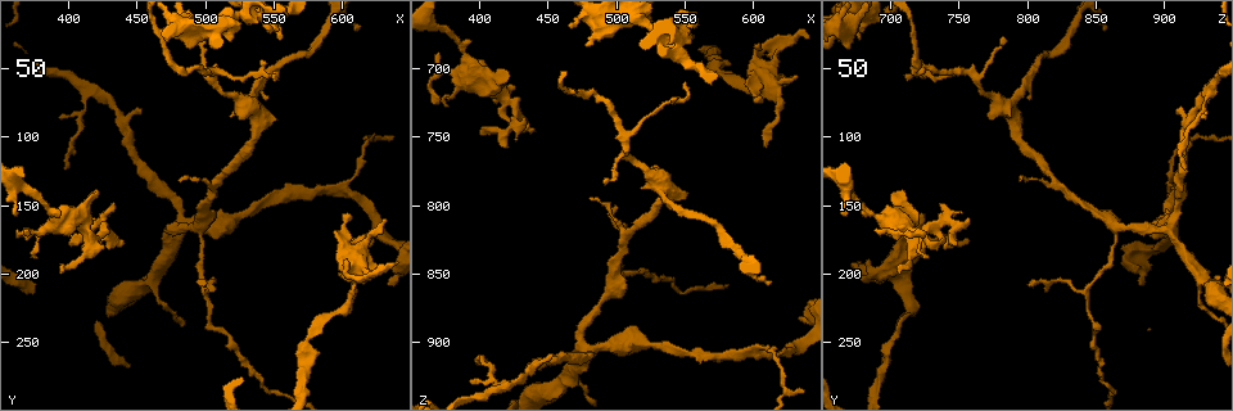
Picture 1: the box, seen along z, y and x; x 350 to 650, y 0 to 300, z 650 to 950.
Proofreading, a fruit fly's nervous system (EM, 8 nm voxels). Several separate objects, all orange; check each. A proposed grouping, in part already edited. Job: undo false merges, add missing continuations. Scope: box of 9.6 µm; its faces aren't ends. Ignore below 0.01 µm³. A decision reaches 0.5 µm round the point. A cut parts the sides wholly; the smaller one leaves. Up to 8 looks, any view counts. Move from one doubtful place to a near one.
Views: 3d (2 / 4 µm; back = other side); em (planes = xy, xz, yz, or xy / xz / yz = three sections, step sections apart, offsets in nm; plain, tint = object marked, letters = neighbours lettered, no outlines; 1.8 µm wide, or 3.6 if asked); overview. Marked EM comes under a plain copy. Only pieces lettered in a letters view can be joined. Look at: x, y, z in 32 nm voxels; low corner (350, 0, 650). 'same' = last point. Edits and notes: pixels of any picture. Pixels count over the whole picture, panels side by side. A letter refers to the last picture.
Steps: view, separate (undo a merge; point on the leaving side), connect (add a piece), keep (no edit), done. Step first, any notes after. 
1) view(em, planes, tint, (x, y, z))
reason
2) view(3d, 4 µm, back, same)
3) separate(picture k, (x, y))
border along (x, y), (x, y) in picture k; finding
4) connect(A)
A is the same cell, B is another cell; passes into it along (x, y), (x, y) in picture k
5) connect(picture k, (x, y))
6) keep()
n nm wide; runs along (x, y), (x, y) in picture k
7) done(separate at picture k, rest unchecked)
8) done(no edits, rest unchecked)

view(em, 3.6 µm, planes, tint, (398, 160, 708))
four-way junction

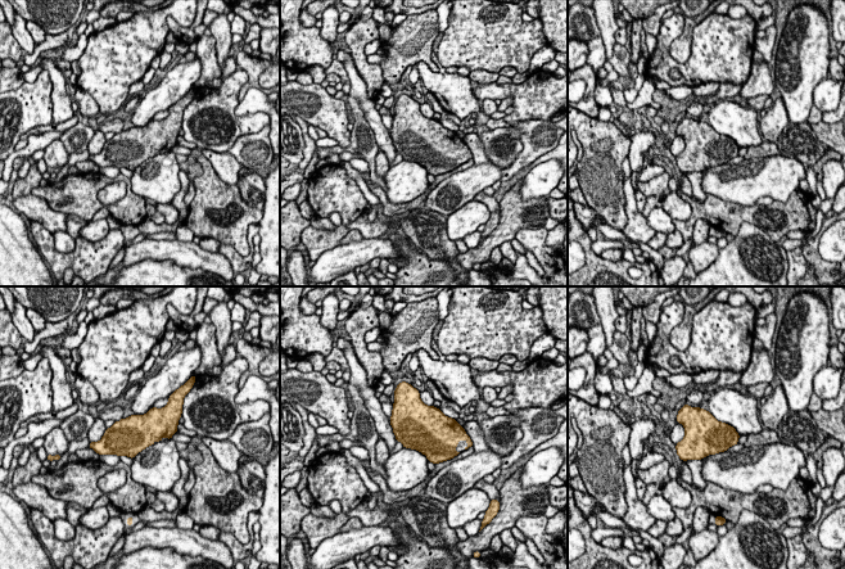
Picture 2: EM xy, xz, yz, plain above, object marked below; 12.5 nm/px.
view(em, 3.6 µm, planes, letters, same)

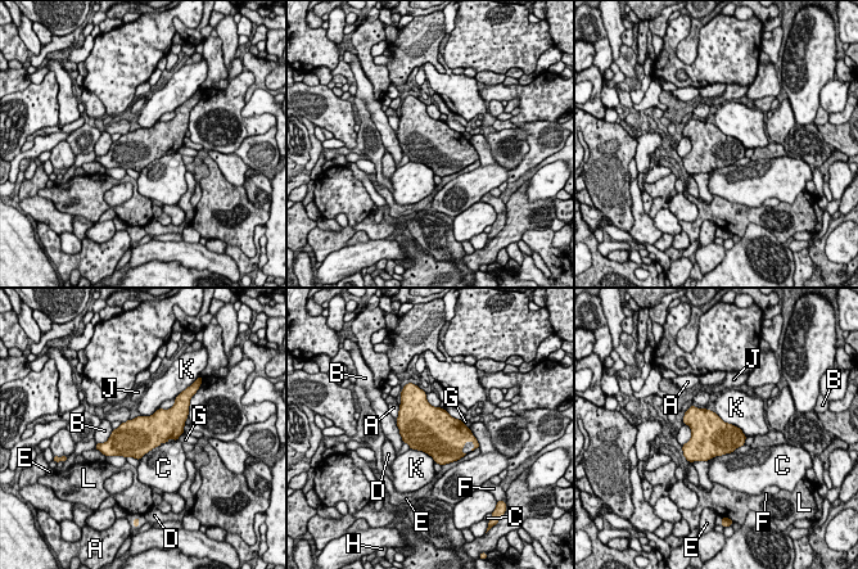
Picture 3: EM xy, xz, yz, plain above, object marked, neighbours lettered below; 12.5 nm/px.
keep()
A, B, C, D, E, F, G, H, J, K and L are other cells; border along (714, 412), (746, 436) in picture 3; continuous, no second neuron

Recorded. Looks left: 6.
view(em, xz, step 8, tint, (616, 174, 736))
sharp bend

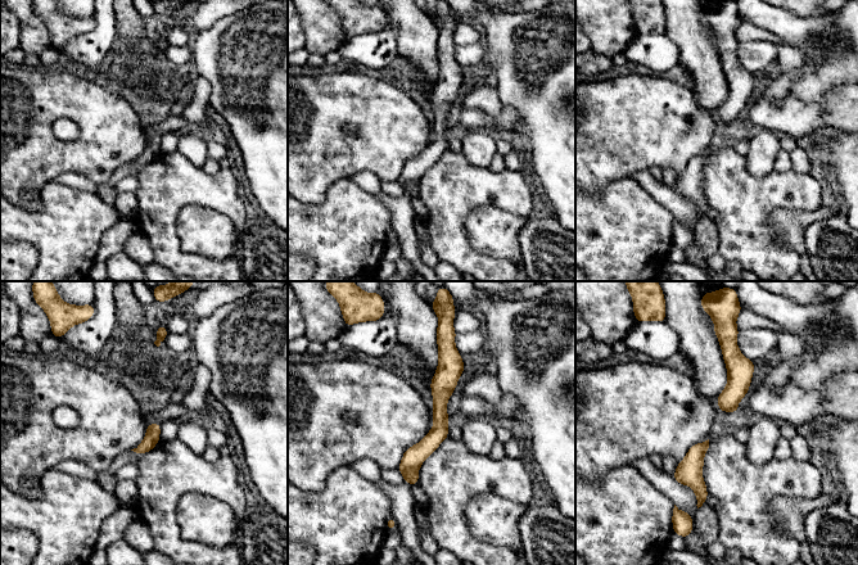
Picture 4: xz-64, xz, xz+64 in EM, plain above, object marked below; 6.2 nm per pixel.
view(em, planes, letters, same)

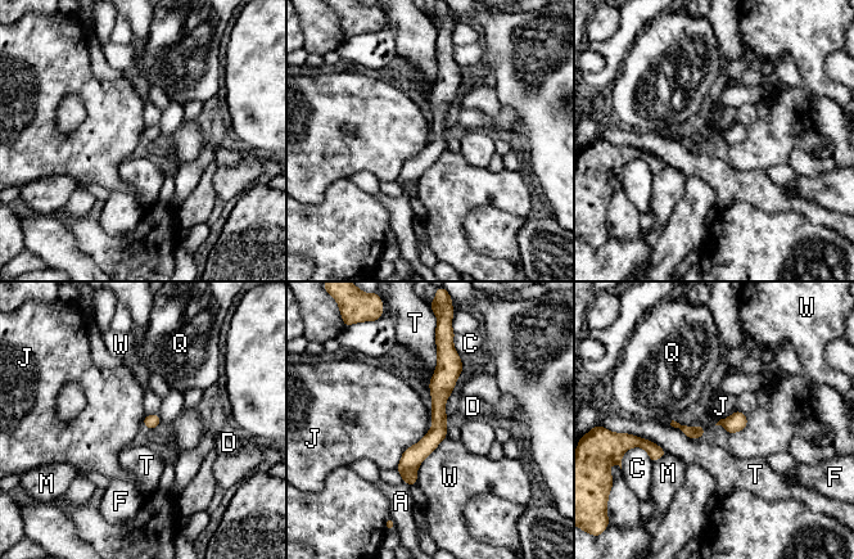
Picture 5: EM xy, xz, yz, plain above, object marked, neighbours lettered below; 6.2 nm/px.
keep()
90 nm wide; A, C, D, F, J, M, Q, T and W are other cells; runs along (444, 350), (438, 432), (410, 461), (410, 481) in picture 5; one neuron here

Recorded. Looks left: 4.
view(3d, 2 µm, (554, 30, 678))
free end

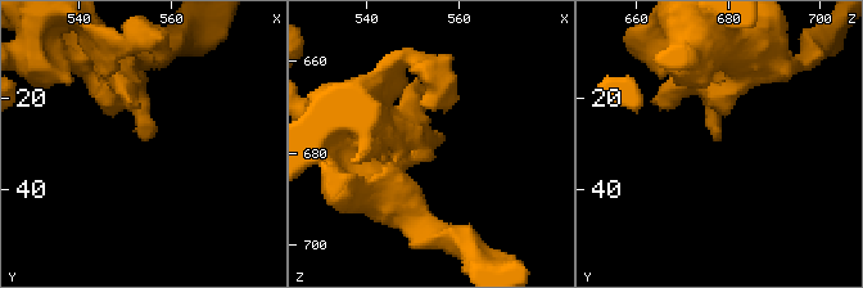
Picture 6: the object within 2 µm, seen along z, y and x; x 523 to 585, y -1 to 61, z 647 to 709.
view(em, planes, letters, (555, 29, 678))

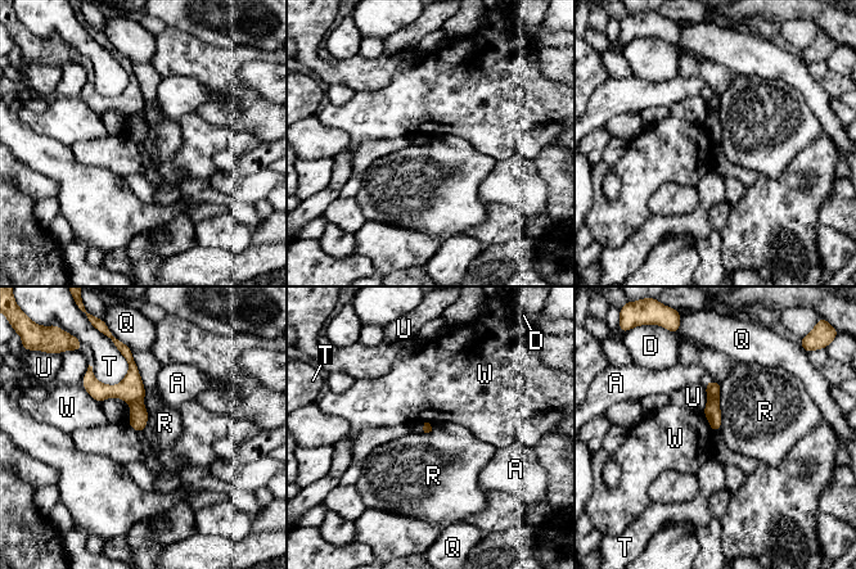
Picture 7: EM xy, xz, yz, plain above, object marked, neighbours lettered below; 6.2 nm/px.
keep()
R touches over 300 nm; A, D, Q, R, T, U and W are other cells; border along (721, 384), (719, 394), (719, 430) in picture 7; none of them fits

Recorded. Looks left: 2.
view(em, planes, tint, (612, 206, 678))
an open end

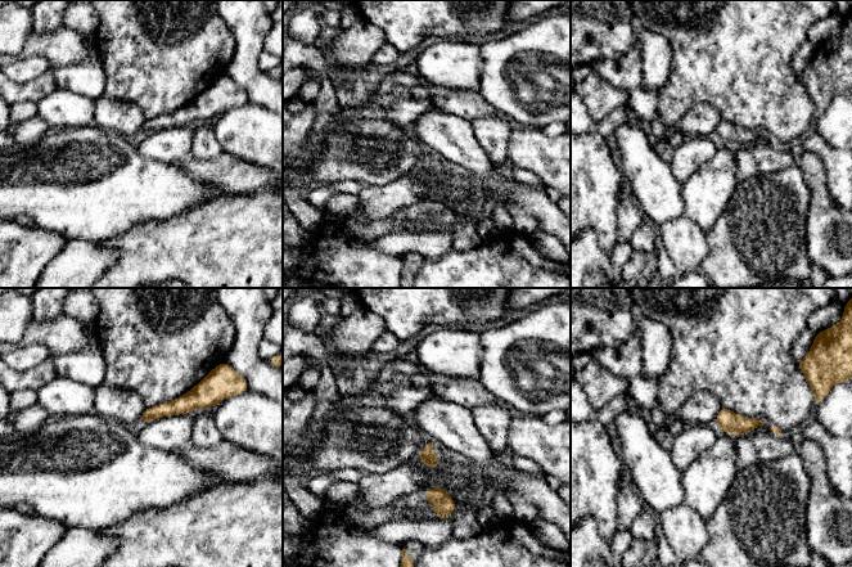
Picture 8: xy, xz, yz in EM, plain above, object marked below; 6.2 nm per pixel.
view(em, planes, letters, same)

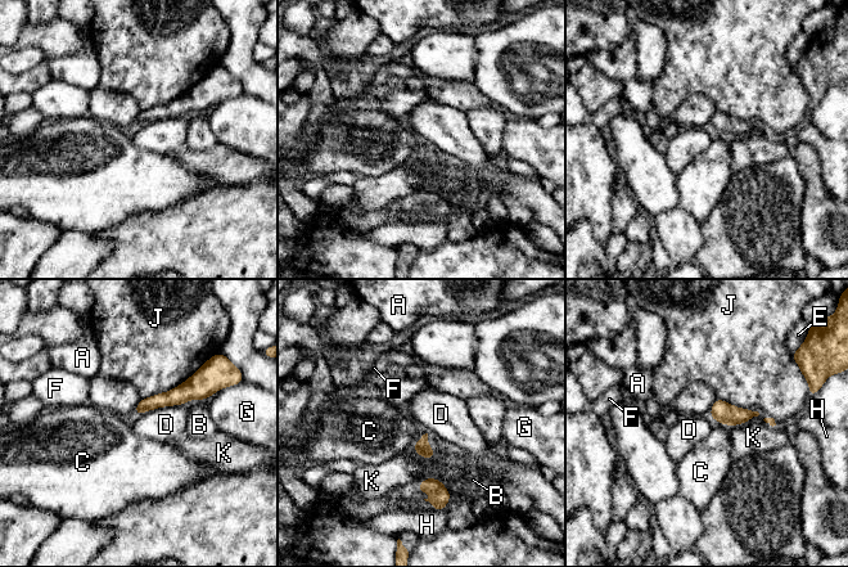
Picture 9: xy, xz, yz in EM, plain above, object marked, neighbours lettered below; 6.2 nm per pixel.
keep()
A, B, C, D, E, F, G, H, J and K are other cells; runs along (204, 394), (181, 394), (139, 410) in picture 9; no lettered piece goes on from it

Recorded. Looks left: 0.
done(no edits, rest unchecked)

